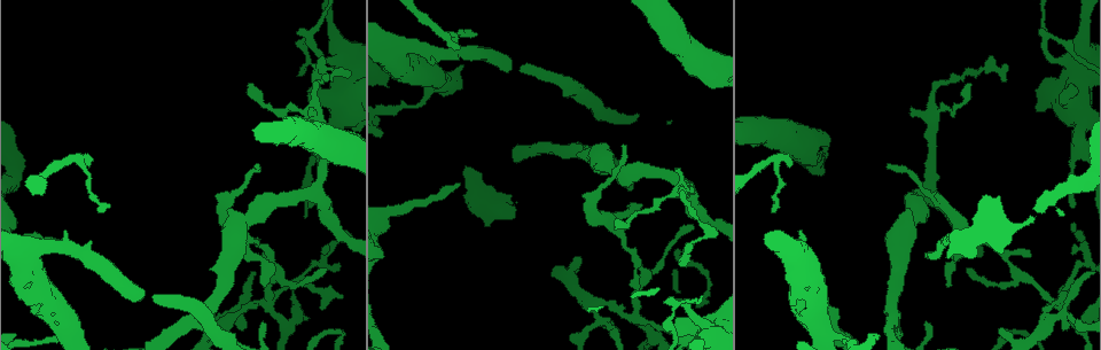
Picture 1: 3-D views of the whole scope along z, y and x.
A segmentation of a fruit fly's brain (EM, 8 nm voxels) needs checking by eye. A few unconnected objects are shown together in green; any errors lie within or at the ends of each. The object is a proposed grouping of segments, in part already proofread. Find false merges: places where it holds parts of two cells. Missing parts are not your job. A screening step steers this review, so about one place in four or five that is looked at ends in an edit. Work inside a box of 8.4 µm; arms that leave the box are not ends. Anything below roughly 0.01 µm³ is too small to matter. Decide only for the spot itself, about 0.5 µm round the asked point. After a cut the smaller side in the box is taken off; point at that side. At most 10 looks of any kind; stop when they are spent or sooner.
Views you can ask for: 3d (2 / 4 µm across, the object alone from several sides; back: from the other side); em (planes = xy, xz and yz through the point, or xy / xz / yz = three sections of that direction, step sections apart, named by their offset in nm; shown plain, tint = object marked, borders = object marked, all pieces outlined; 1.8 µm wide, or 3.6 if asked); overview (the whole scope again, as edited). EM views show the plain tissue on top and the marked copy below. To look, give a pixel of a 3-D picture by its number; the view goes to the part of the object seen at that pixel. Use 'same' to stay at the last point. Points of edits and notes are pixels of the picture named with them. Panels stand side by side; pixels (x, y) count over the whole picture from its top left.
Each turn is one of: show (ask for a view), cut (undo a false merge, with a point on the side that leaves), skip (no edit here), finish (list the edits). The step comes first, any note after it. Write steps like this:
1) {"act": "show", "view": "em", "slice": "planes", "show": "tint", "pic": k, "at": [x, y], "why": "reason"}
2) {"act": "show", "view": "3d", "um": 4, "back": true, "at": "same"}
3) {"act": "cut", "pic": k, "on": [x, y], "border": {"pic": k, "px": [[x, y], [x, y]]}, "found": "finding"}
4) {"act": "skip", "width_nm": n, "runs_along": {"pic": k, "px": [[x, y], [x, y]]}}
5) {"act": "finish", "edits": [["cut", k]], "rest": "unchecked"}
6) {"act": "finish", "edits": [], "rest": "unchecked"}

{"act": "show", "view": "em", "um": 3.6, "slice": "planes", "show": "tint", "pic": 1, "at": [33, 262], "why": "looks like a crossing"}

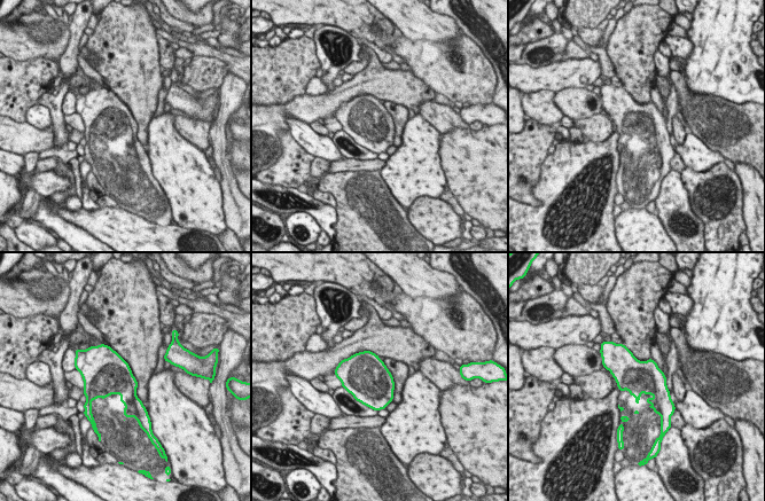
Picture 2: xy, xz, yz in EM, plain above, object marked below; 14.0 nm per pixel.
{"act": "skip", "found": "all the same cell"}

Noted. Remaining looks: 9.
{"act": "show", "view": "3d", "um": 4, "pic": 1, "at": [66, 335], "why": "sharp bend"}

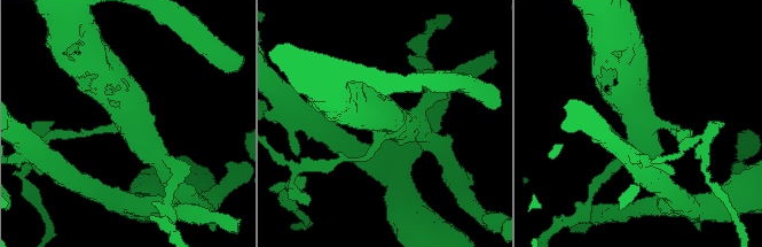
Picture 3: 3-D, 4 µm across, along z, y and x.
{"act": "show", "view": "em", "slice": "xz", "step": 4, "show": "tint", "pic": 3, "at": [125, 119]}

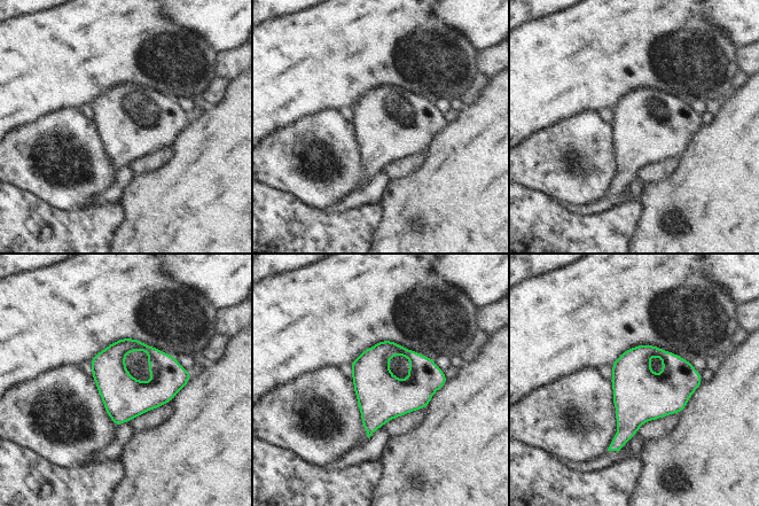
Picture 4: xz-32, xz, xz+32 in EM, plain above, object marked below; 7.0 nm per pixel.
{"act": "show", "view": "em", "slice": "planes", "show": "tint", "at": "same"}

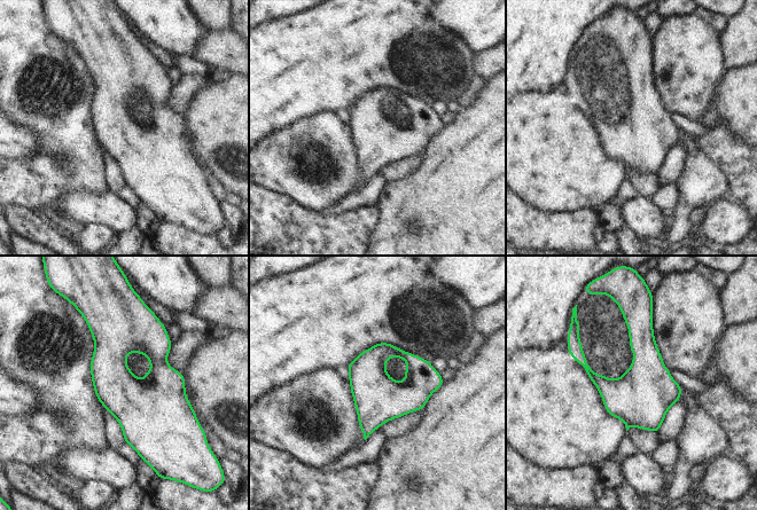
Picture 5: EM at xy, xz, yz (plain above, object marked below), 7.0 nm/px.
{"act": "skip", "found": "one cell here"}

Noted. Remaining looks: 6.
{"act": "show", "view": "em", "slice": "planes", "show": "tint", "pic": 1, "at": [1057, 302], "why": "abrupt turn"}

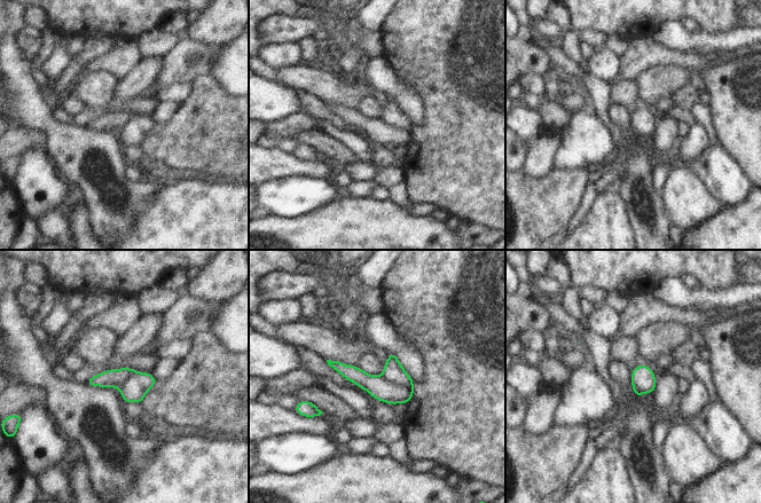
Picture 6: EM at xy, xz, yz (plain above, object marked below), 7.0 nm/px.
{"act": "cut", "pic": 6, "on": [377, 386], "part_leaving": {"pic": 6, "px": [[332, 363], [384, 391], [409, 395]]}, "found": "a second cell is stuck on"}

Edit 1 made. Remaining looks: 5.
{"act": "show", "view": "3d", "um": 2, "pic": 1, "at": [1043, 38], "why": "sharp bend"}

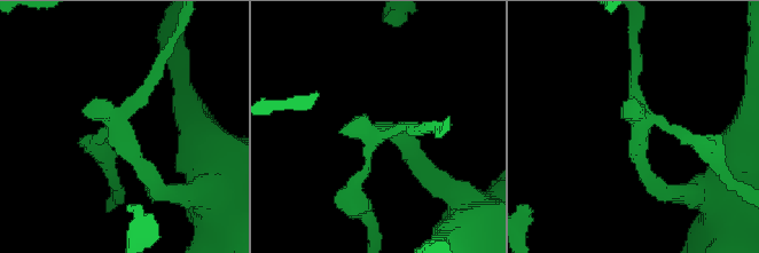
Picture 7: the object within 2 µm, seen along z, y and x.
{"act": "show", "view": "em", "slice": "planes", "show": "tint", "pic": 7, "at": [641, 129], "arms": 3, "why": "need the tissue"}

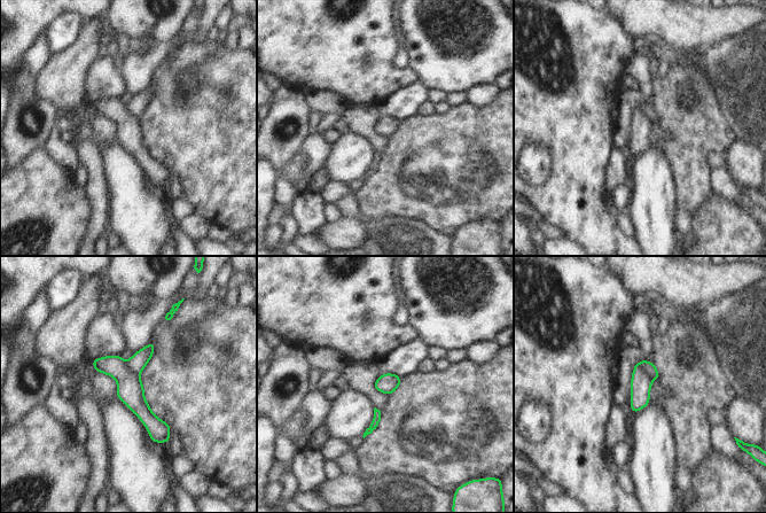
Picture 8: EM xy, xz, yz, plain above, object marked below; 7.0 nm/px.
{"act": "cut", "pic": 8, "on": [139, 360], "border": {"pic": 8, "px": [[126, 362], [126, 365], [139, 374]]}, "found": "two cells meet here"}

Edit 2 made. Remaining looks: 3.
{"act": "finish", "edits": [["cut", 6], ["cut", 8]], "rest": "unchecked"}

